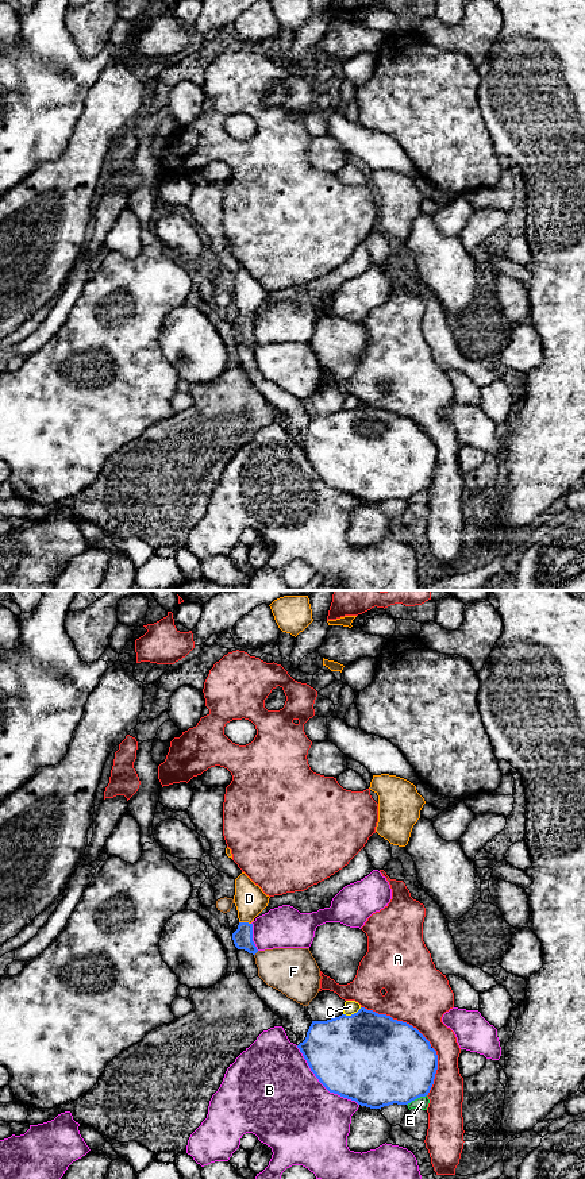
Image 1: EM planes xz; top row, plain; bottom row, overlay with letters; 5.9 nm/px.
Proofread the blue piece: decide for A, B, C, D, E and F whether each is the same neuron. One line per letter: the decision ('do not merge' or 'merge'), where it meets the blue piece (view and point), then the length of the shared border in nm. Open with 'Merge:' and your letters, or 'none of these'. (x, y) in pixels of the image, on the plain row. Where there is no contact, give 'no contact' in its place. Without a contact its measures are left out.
Merge: D
A: do not merge; meets blue in xz at (422, 430); contact 650 nm long
B: do not merge; meets blue in xz at (322, 478); contact 500 nm long
C: do not merge; meets blue in xz at (351, 409); contact 120 nm long
D: merge; meets blue in xz at (245, 318); contact 70 nm long
E: do not merge; meets blue in xz at (416, 493); contact 140 nm long
F: do not merge; meets blue in xz at (256, 347); contact 40 nm long

